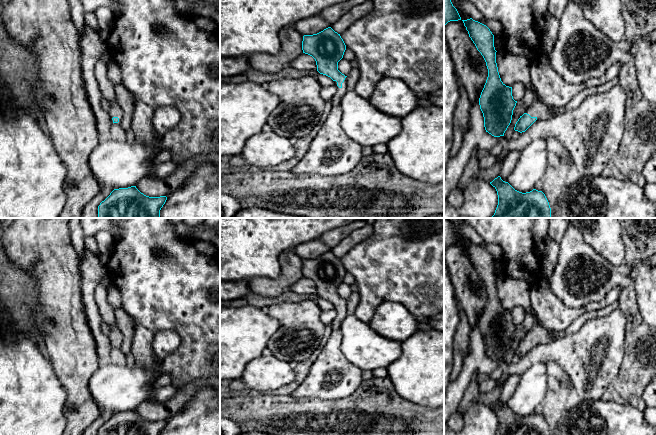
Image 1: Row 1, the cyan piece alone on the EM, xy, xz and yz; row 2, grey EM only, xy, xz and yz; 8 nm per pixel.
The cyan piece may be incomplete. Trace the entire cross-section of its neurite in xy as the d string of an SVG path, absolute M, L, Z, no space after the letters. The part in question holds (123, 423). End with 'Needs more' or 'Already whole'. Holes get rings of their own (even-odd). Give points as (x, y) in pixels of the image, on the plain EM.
M131 410L114 413L100 427L98 435L160 435L166 424L166 420L146 420L136 410Z. Already whole

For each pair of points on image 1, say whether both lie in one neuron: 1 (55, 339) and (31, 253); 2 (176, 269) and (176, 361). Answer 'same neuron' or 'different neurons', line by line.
1: same neuron
2: same neuron

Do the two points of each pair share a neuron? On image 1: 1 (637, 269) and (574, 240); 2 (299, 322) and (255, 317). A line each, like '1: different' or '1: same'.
1: different
2: different

